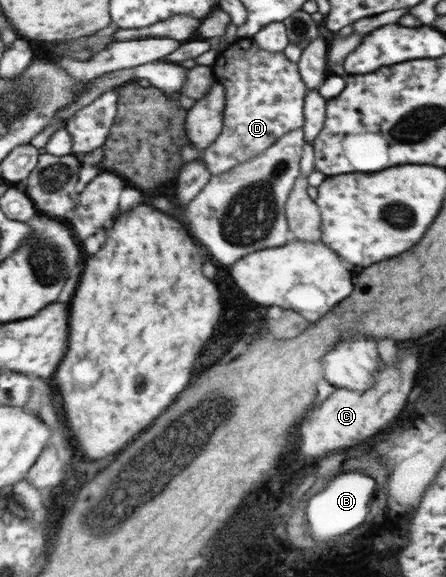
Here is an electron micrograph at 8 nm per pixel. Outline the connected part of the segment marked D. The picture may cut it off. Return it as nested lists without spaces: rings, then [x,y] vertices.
[[[240,37],[219,53],[213,67],[219,83],[228,89],[223,134],[205,150],[202,158],[213,177],[263,155],[285,135],[305,128],[309,86],[300,71],[300,63],[289,60],[285,52],[269,52],[255,38]]]

